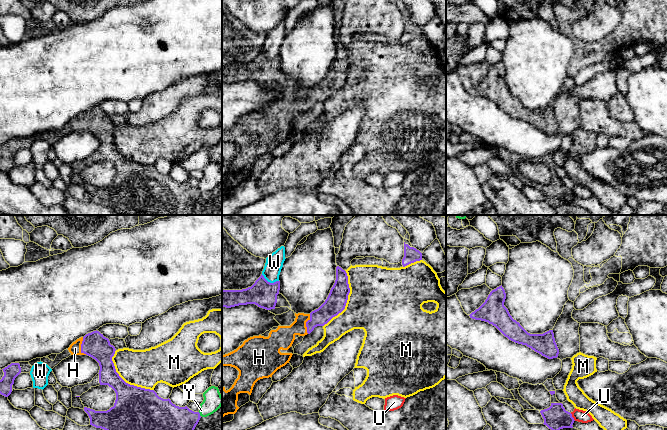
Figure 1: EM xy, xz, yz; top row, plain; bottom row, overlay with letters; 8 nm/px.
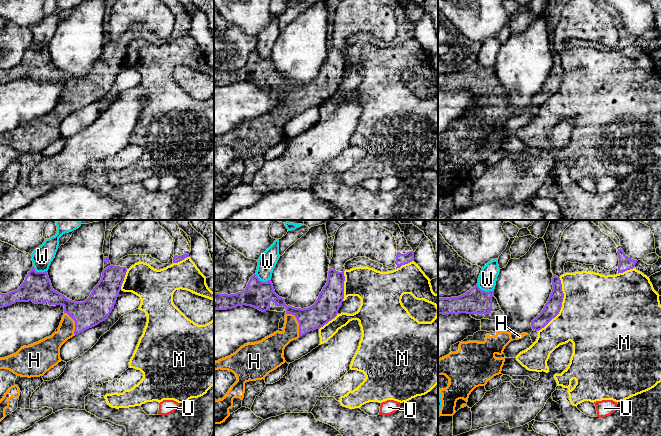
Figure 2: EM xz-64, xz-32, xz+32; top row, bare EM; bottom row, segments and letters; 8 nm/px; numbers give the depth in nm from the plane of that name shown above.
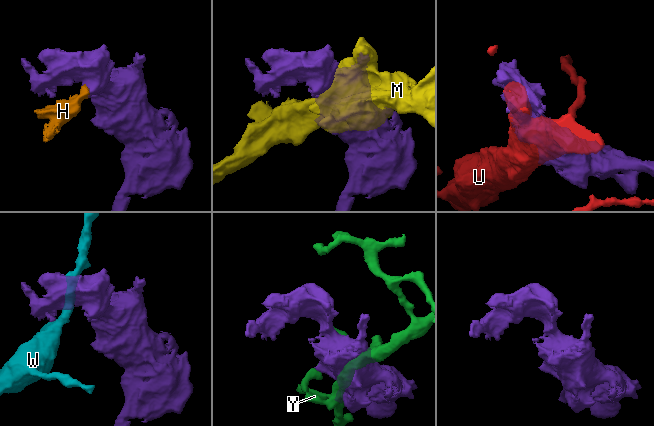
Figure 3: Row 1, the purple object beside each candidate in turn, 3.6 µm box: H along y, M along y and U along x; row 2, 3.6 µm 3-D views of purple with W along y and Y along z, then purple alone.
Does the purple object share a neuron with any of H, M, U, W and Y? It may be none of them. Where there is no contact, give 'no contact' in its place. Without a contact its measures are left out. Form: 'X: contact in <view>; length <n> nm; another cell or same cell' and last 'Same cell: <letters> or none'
H: contact in xy; length 150 nm; same cell
M: contact in xy; length 440 nm; another cell
U: contact in yz; length 80 nm; another cell
W: contact in xz; length 160 nm; another cell
Y: contact in xy; length 40 nm; another cell
Same cell: H

